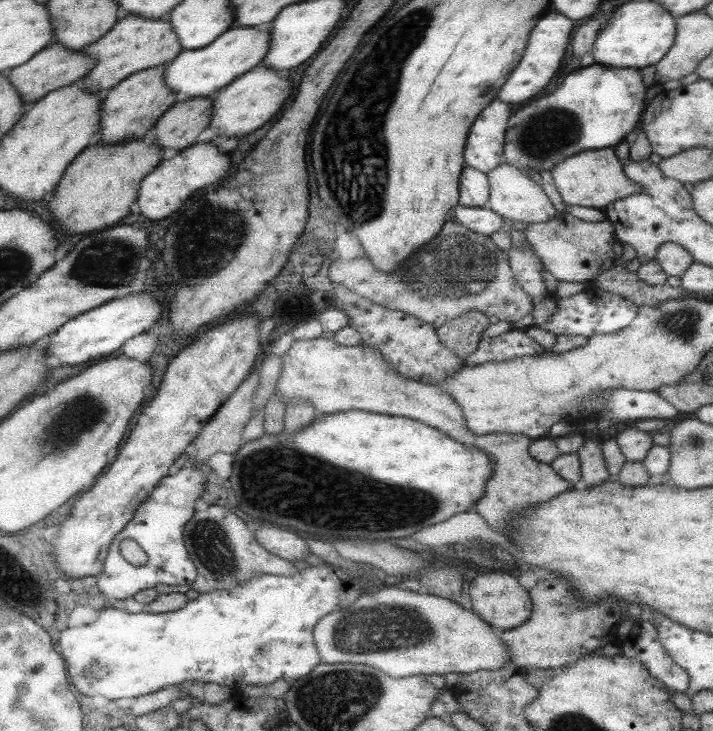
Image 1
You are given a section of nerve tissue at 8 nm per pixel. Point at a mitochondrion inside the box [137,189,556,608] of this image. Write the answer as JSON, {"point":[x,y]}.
{"point":[456,268]}

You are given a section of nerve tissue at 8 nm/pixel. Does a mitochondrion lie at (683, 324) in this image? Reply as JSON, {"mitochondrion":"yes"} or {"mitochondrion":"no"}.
{"mitochondrion":"yes"}

